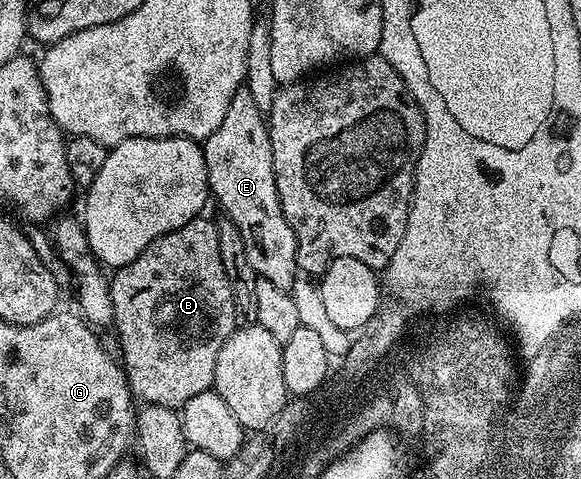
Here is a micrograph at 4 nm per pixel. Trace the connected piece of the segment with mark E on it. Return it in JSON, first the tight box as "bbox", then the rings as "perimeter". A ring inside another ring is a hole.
{"bbox":[203,88,299,291],"perimeter":[[[242,88],[235,92],[235,96],[231,100],[231,104],[227,104],[227,112],[223,116],[223,124],[219,128],[215,128],[215,132],[211,132],[209,138],[204,139],[203,149],[205,152],[205,167],[207,168],[207,180],[209,181],[209,193],[217,202],[226,210],[228,221],[235,223],[239,228],[239,236],[243,236],[243,248],[247,248],[247,260],[251,260],[251,268],[257,274],[258,278],[263,280],[271,280],[271,283],[283,290],[292,291],[293,285],[299,277],[297,268],[297,241],[295,240],[295,232],[291,228],[291,224],[287,224],[287,220],[283,216],[283,208],[279,204],[279,192],[275,184],[275,168],[273,167],[273,157],[271,156],[271,140],[269,139],[269,123],[266,115],[261,112],[258,104],[251,98],[251,92]]]}

